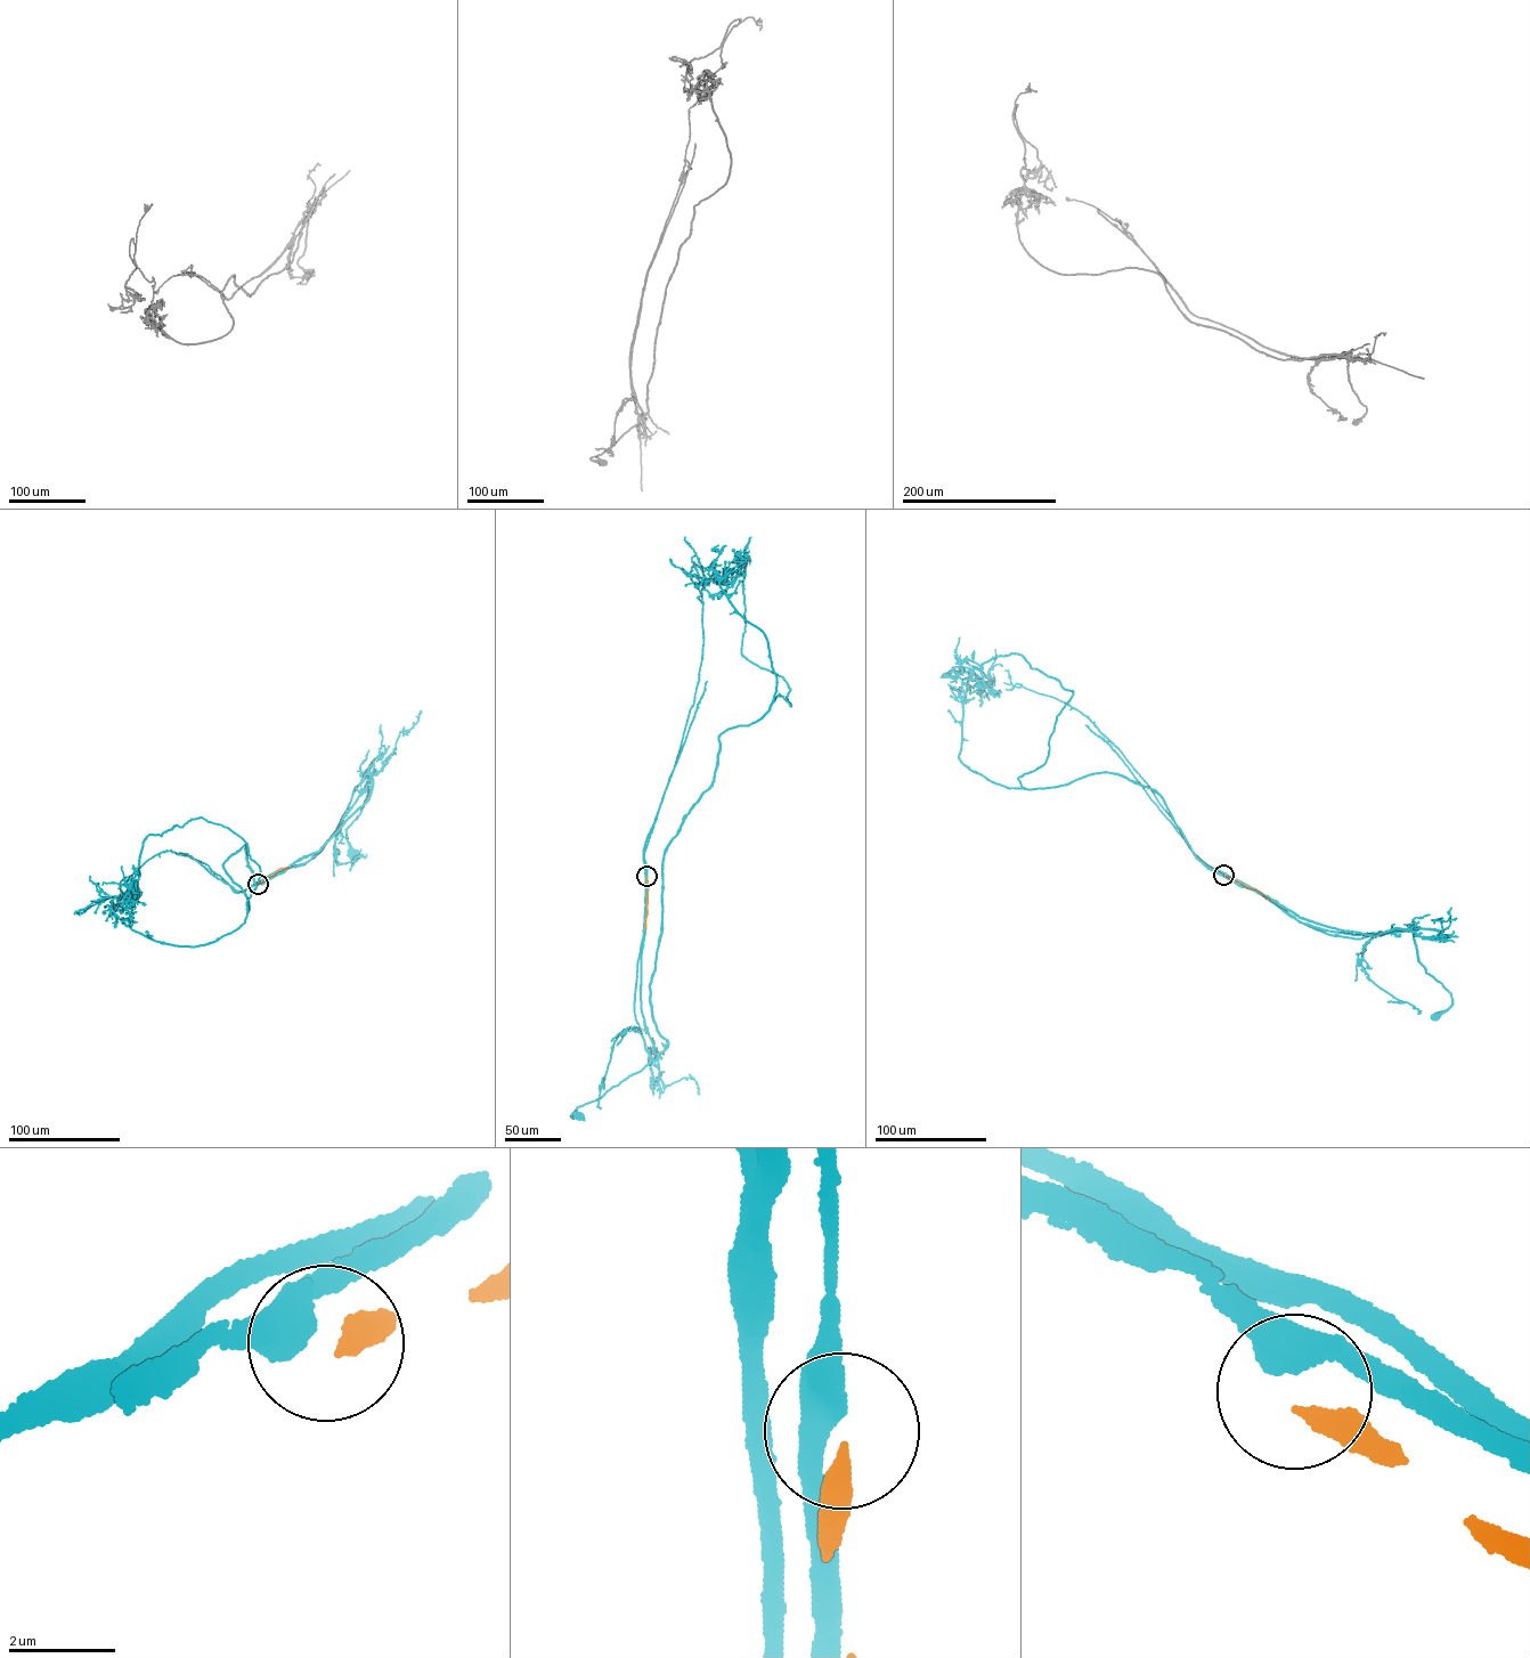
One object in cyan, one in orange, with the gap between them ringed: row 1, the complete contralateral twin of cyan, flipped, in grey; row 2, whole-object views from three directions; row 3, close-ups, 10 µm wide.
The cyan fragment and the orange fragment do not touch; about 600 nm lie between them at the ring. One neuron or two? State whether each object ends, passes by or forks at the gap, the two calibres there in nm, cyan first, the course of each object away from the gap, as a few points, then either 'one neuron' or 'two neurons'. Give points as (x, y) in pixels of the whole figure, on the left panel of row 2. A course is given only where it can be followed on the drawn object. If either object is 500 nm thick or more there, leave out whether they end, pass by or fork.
cyan passes by; orange ends; calibres 480 and 320 nm; course cyan (257, 884), (278, 869), (304, 864), (324, 847), (366, 777), (368, 791), (364, 806), (346, 830), (355, 856); course orange (258, 884), (279, 869), (289, 868); two neurons

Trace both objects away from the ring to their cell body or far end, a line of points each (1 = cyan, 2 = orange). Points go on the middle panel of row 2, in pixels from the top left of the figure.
1: (647, 876), (634, 1012), (645, 1050), (652, 1058), (637, 1073), (570, 1115), (579, 1115)
2: (647, 876), (644, 929)

